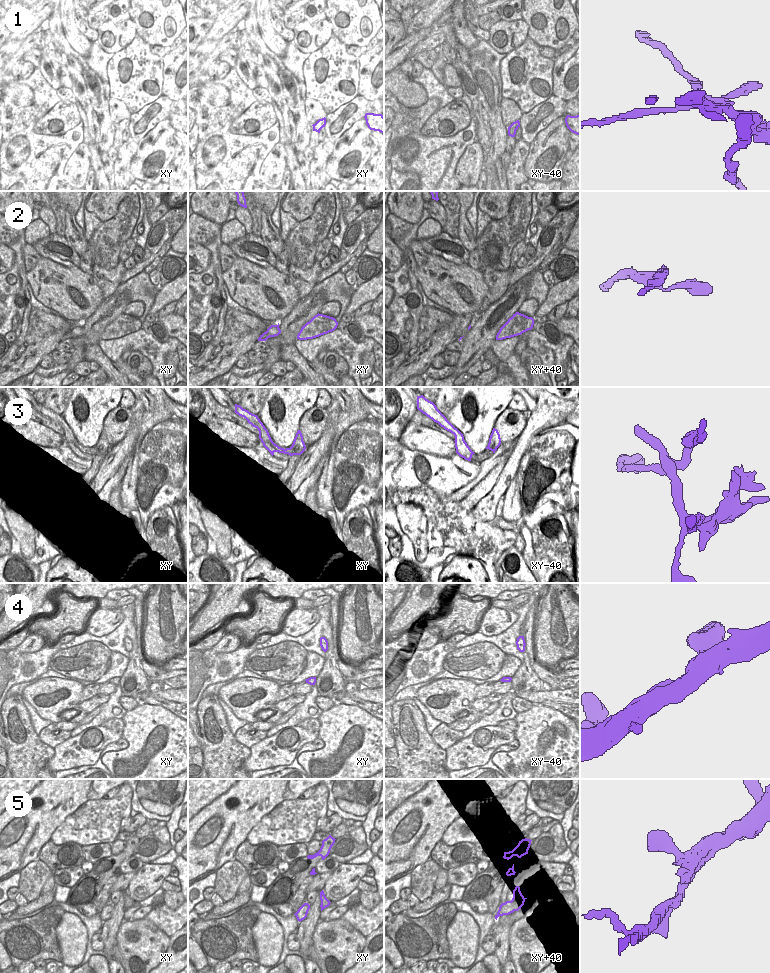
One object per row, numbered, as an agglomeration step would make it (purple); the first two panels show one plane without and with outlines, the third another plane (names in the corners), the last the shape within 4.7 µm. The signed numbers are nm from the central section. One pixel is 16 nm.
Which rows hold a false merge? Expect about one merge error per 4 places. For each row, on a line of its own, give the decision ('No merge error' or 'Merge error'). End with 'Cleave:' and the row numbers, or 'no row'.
1: Merge error
2: No merge error
3: Merge error
4: No merge error
5: No merge error
Cleave: 1, 3.

